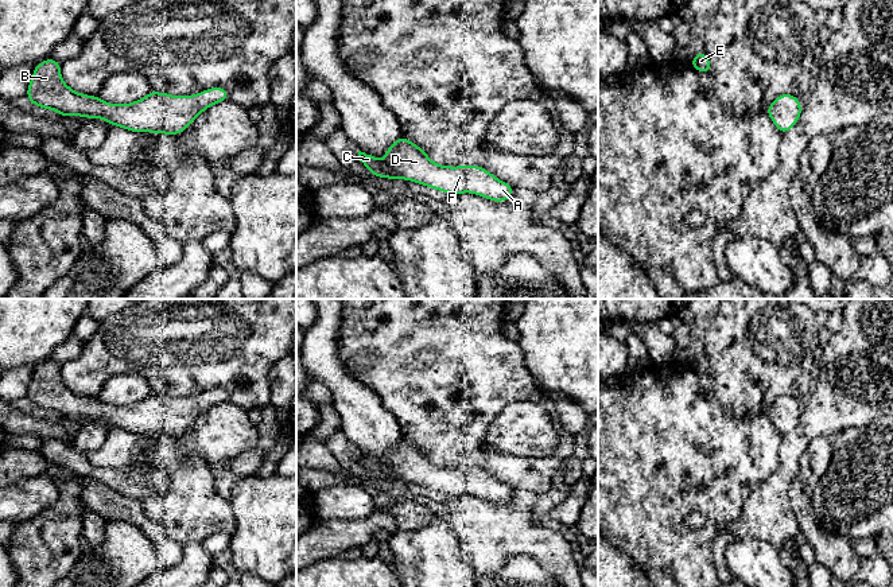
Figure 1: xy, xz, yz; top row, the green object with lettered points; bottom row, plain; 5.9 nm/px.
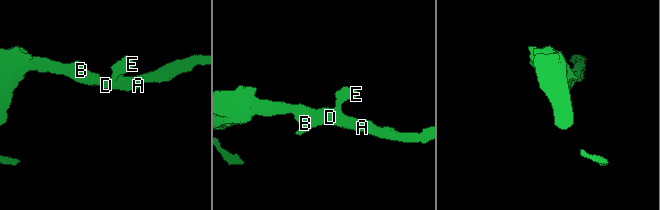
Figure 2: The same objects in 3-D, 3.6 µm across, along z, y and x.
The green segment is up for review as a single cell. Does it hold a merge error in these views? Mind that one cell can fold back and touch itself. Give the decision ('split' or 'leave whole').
leave whole

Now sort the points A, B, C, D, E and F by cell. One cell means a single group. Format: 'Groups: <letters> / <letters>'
Groups: A B C D E F

